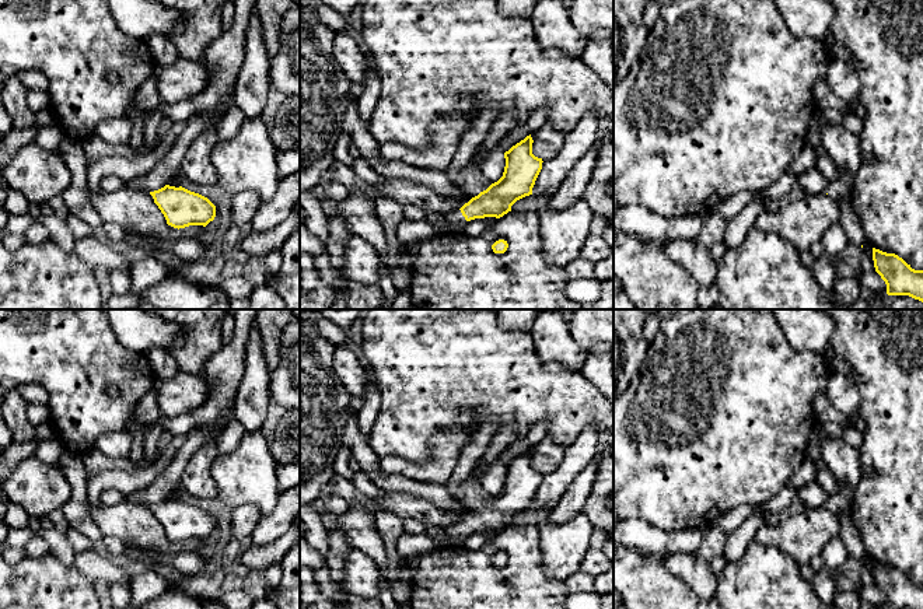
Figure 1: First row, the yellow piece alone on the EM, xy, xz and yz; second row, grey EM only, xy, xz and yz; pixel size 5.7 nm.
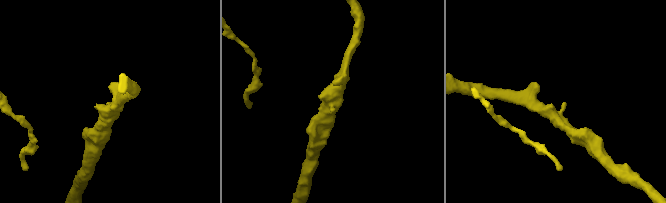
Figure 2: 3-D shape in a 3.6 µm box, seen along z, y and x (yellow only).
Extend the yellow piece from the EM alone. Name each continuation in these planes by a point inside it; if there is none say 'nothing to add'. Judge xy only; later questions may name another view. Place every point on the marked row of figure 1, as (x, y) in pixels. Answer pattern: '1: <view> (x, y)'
nothing to add

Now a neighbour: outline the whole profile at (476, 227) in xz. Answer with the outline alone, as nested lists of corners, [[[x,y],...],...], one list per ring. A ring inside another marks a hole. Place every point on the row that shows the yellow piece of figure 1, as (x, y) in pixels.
[[[485,217],[485,218],[475,218],[466,223],[462,230],[462,234],[468,237],[479,237],[482,235],[489,227],[497,223],[499,218],[496,217]]]

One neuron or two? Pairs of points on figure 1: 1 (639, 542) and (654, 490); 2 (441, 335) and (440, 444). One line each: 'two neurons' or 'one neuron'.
1: two neurons
2: two neurons

